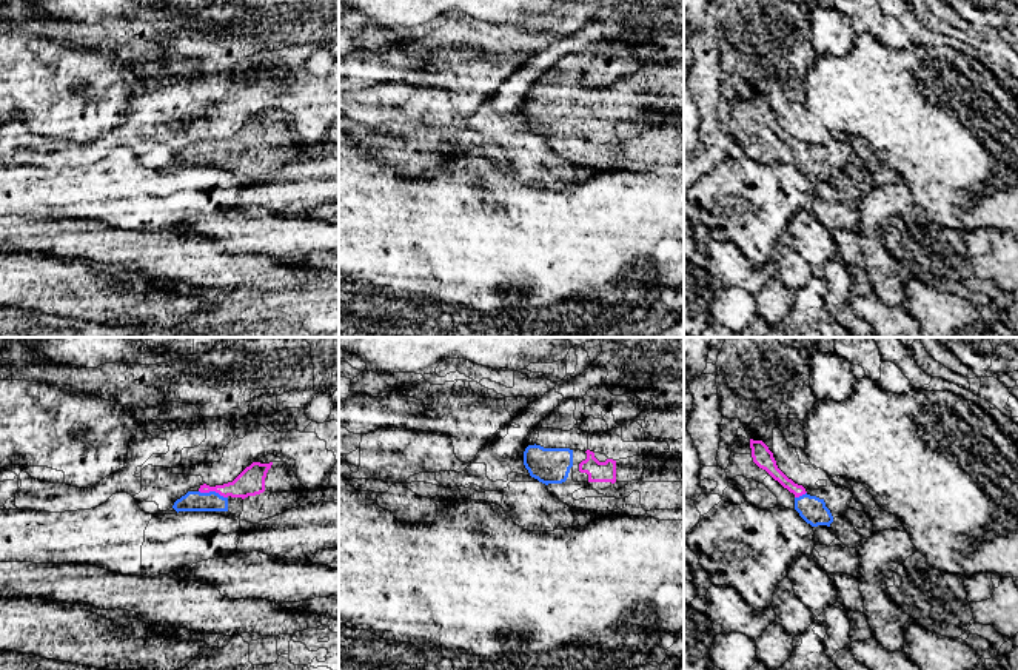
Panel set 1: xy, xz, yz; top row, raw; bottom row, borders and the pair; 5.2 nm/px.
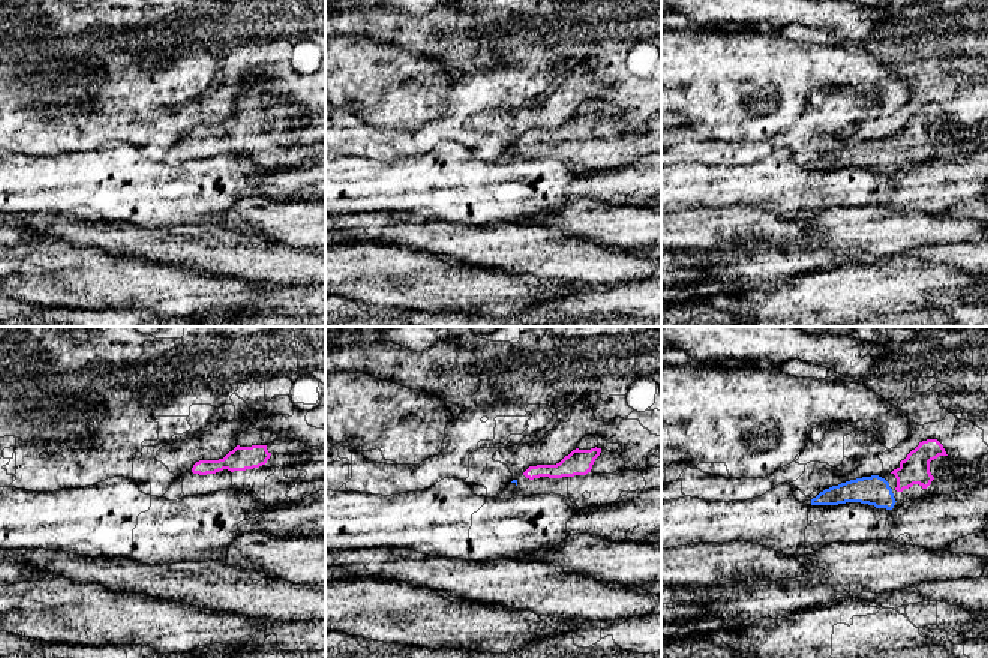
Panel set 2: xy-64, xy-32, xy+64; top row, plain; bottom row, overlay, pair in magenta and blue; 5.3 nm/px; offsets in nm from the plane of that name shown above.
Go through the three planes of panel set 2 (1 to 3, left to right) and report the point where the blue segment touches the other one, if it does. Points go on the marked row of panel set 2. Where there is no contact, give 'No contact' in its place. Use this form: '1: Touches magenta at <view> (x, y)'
1: No contact
2: No contact
3: No contact

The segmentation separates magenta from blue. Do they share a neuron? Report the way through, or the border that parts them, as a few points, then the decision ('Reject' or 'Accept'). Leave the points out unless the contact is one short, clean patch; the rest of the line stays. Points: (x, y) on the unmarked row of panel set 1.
Path across: xy (251, 136), (237, 144), (213, 145), (202, 156), (193, 156). Accept

